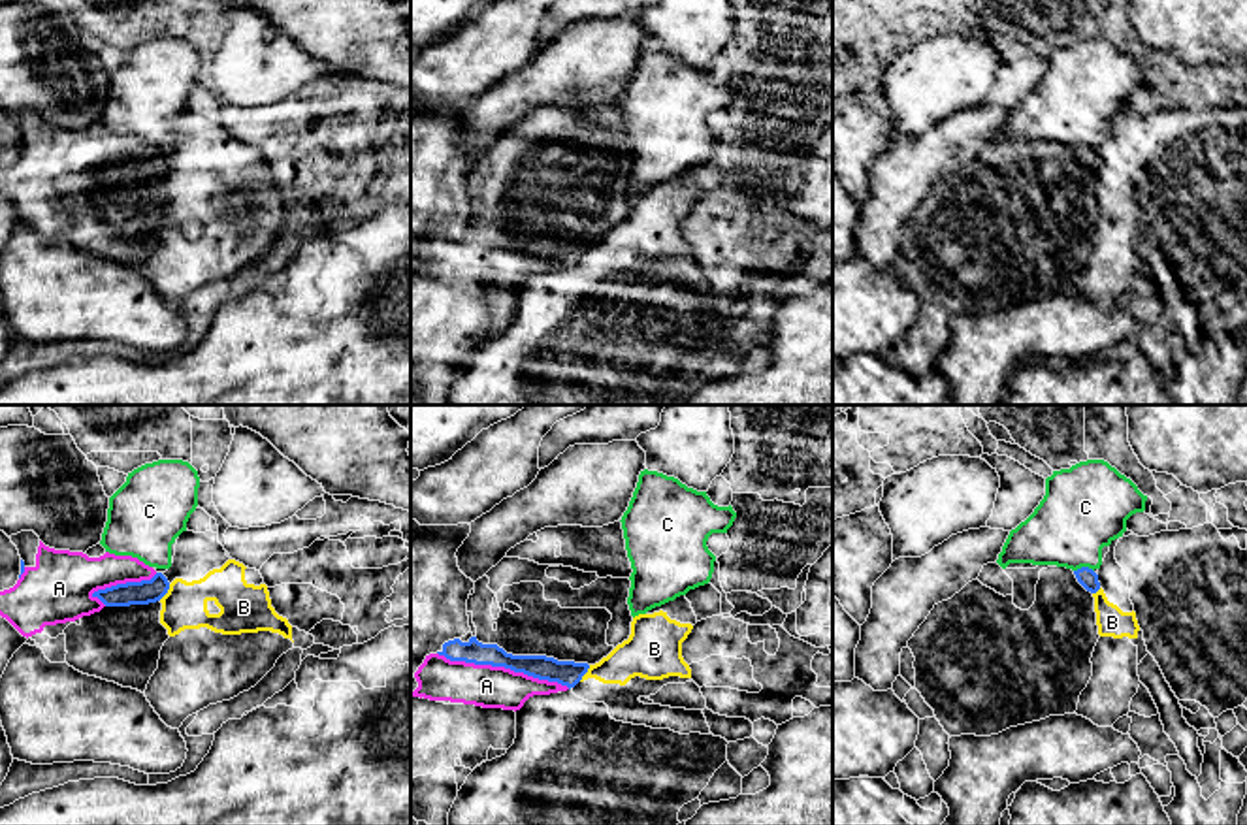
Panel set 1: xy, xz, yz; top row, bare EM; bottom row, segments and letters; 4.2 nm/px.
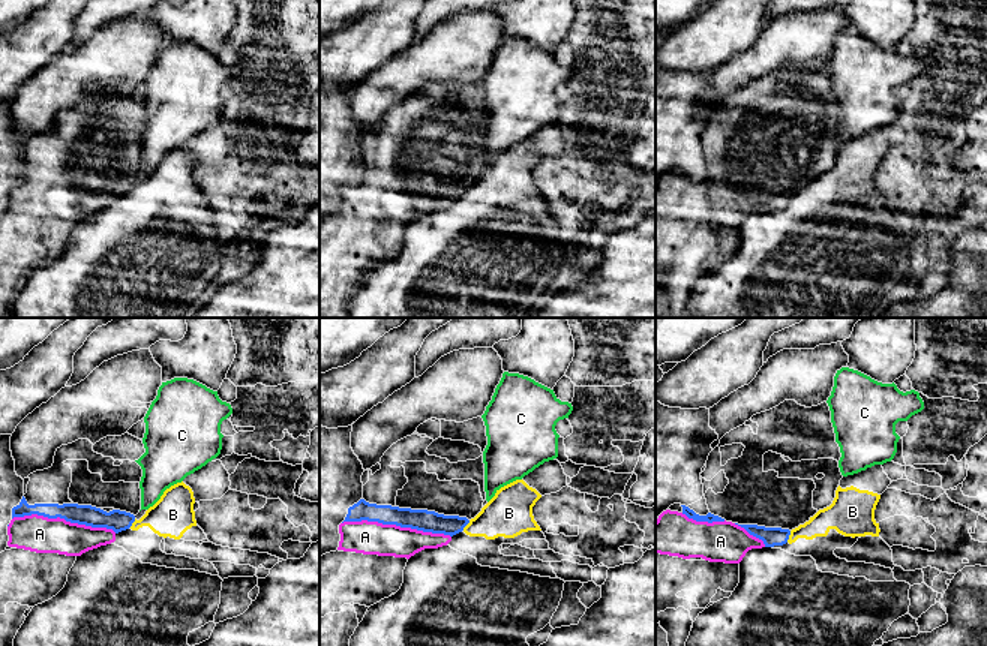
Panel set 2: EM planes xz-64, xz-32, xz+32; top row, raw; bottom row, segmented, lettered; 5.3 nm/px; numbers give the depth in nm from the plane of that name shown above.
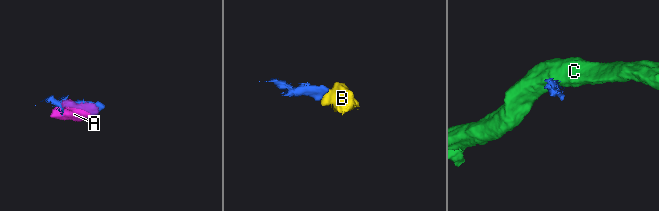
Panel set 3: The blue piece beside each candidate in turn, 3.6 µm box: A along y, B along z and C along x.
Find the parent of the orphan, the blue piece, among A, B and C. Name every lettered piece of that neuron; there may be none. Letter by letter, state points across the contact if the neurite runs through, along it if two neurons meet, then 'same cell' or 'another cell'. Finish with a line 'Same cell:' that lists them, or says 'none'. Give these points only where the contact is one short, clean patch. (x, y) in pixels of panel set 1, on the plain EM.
A: same cell
B: along xy (170, 162), (159, 177) | another cell
C: along yz (1093, 147), (1080, 145), (1074, 149) | another cell
Same cell: A

